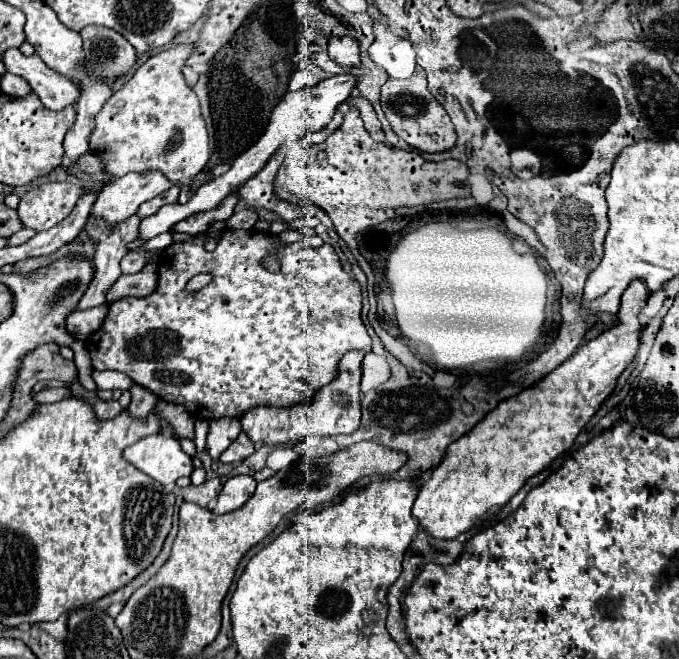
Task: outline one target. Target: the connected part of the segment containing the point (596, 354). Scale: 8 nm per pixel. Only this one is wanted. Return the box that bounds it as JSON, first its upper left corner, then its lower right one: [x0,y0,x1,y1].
[412,280,648,538]

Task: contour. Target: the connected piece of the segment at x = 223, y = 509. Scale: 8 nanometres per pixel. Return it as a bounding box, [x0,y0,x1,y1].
[214,476,256,514]

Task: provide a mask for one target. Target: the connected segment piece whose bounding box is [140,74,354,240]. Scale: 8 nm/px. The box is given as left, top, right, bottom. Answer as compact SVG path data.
M340 74L340 76L332 76L332 78L326 78L322 80L320 84L316 86L310 86L310 88L302 88L298 92L288 92L278 104L276 108L272 110L272 116L270 116L270 122L264 130L264 134L258 138L258 142L248 148L244 154L240 154L232 168L222 174L220 178L214 178L212 182L204 184L186 204L168 204L168 206L162 206L162 210L158 210L154 216L150 218L144 218L142 224L140 224L140 238L142 240L150 240L162 232L168 232L176 222L192 216L192 214L198 214L198 212L206 212L206 210L212 210L218 206L220 200L224 200L230 192L238 190L242 184L246 184L252 176L256 176L264 166L266 162L270 160L270 156L282 148L284 144L288 142L294 142L302 136L306 136L308 132L318 132L322 128L326 128L326 124L332 120L332 116L336 114L336 108L346 102L348 94L352 94L354 90L354 82L348 82L348 74Z

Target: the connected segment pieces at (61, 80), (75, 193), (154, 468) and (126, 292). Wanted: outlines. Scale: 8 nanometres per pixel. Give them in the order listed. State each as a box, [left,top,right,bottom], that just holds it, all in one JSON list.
[[2,48,78,110],[16,184,86,232],[124,434,194,486],[106,264,158,302]]

